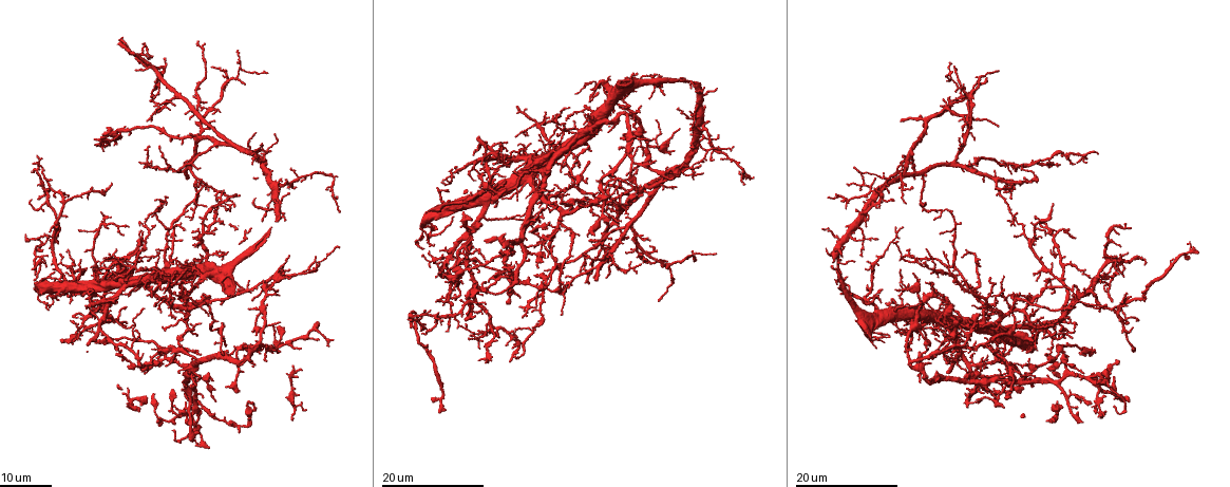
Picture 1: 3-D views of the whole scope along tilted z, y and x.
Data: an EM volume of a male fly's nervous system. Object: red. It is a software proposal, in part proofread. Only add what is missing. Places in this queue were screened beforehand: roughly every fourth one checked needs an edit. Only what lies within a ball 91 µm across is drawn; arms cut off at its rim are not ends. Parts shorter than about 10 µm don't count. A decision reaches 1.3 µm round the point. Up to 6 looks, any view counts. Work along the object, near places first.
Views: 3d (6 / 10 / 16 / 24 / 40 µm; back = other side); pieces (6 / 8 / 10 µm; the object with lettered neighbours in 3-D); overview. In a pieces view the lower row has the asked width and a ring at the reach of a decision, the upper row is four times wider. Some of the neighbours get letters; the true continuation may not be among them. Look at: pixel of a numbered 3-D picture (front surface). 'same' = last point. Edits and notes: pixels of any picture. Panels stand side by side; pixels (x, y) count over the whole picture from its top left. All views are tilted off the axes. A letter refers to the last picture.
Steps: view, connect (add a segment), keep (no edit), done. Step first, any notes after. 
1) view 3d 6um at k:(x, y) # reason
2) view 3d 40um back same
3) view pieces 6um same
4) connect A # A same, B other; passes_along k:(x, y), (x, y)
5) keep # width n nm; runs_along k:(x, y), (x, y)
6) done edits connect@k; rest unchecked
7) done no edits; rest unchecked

view 3d 24um at 1:(959, 332) # branch stops here

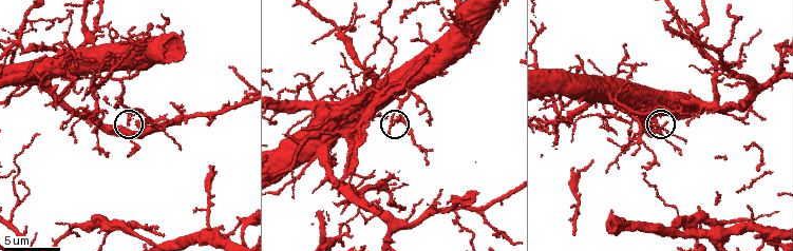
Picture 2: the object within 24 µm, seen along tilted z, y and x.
view pieces 6um at 2:(656, 125) # what lies round it

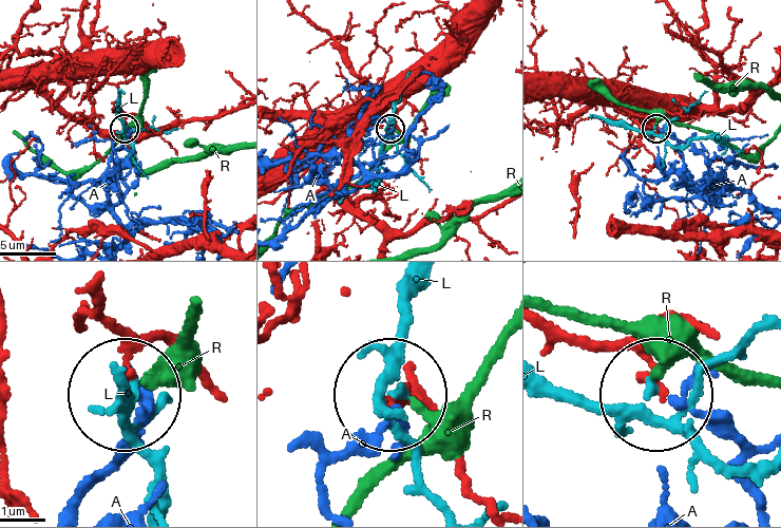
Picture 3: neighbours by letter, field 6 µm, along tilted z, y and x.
keep # A other, L other, R other; runs_along 3:(547, 321), (636, 352), (654, 389); none of them fits

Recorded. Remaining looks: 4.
view 3d 24um at 1:(547, 170) # free end

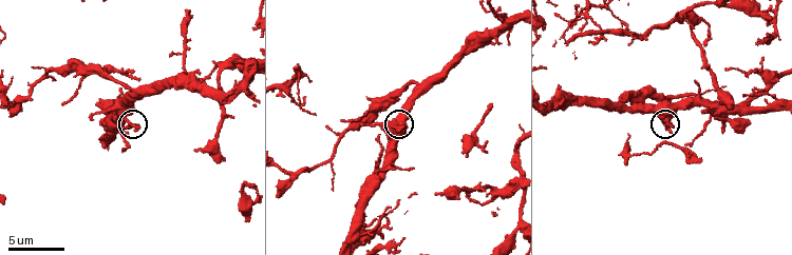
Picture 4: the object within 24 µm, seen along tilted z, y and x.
view pieces 6um at 4:(140, 128) # what lies round it

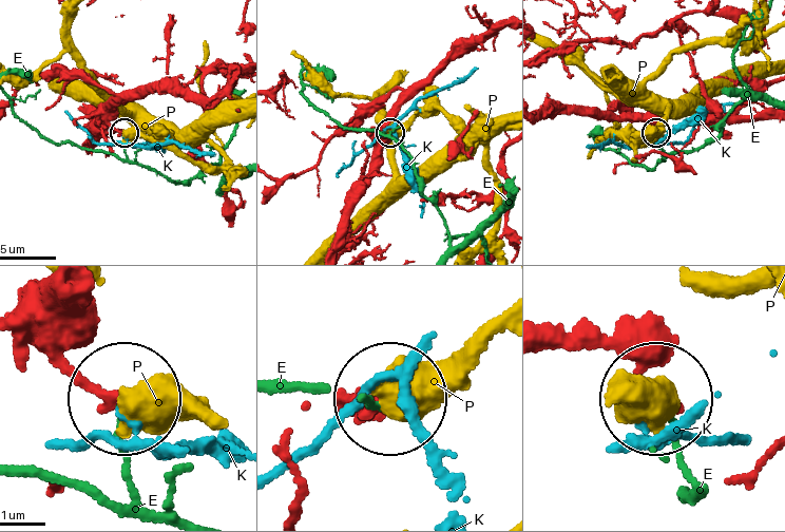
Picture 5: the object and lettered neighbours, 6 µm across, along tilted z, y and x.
keep # E other, K other, P other; none of them fits

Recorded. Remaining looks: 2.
view 3d 16um at 1:(1021, 180) # branch stops here

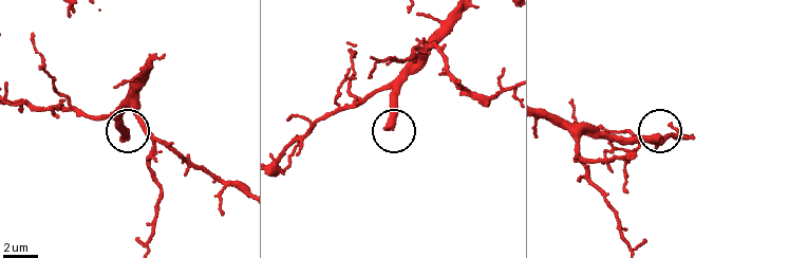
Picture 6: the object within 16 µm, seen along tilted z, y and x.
view pieces 6um at 6:(120, 136) # see the neighbours

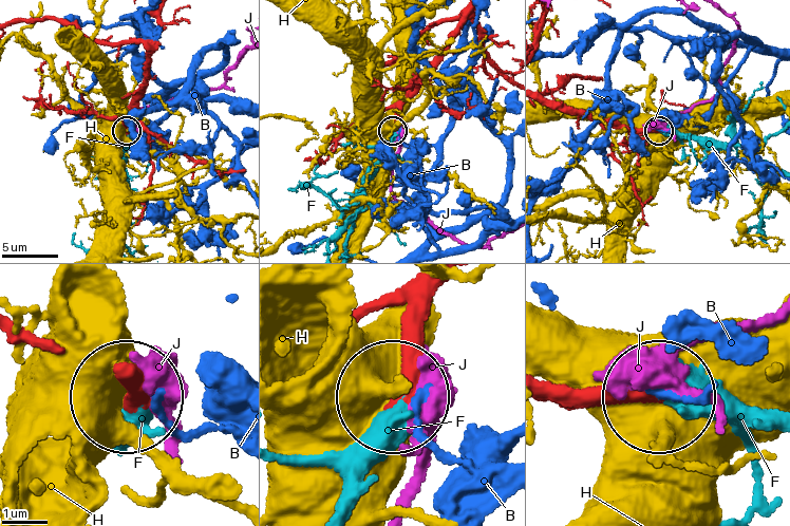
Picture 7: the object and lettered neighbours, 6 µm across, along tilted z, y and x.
connect F # B other, F same, H other, J other; passes_along 7:(430, 294), (416, 387), (390, 416), (352, 508); it goes on there

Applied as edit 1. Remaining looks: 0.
done edits connect@7; rest unchecked

